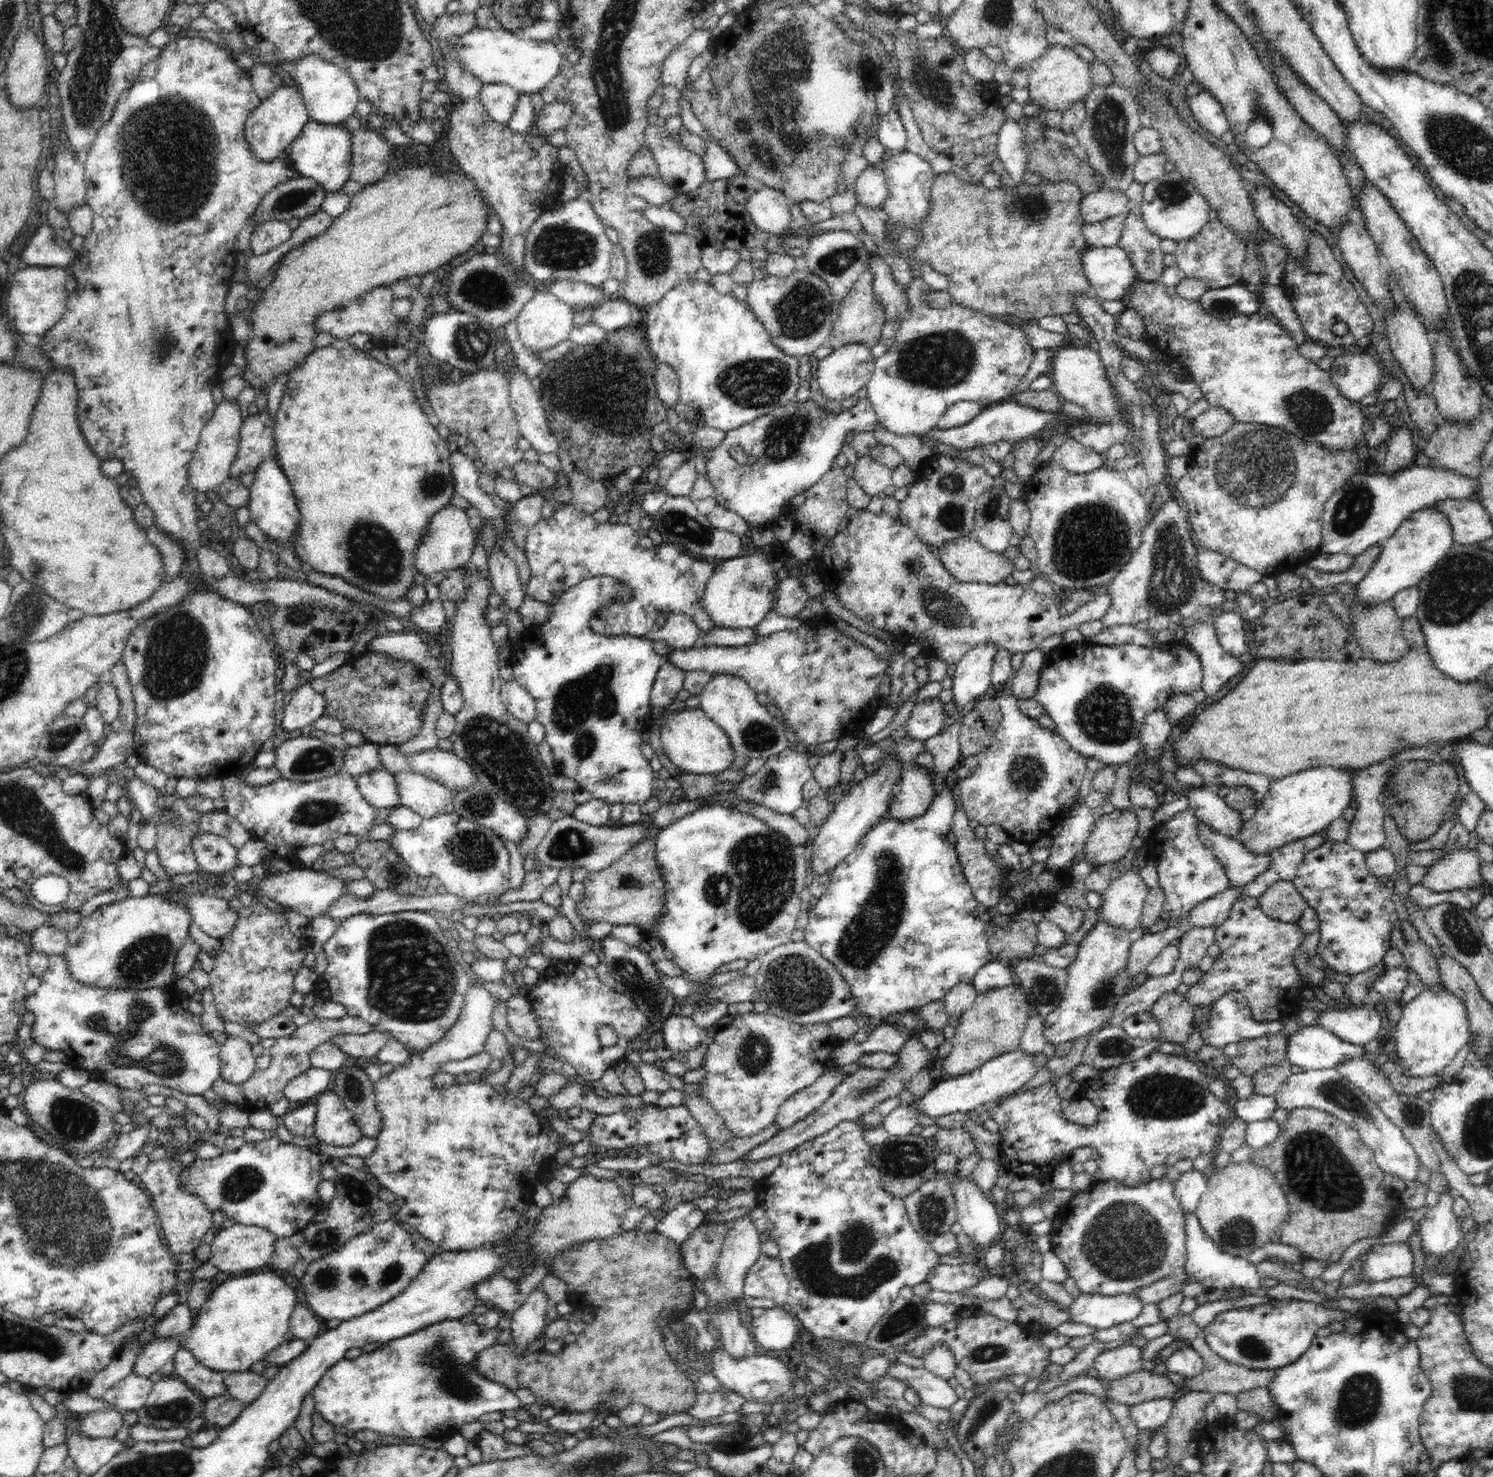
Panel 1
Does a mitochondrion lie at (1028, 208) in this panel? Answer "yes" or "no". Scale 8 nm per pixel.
yes

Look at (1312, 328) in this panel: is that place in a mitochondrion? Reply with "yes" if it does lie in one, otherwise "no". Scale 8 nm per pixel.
no

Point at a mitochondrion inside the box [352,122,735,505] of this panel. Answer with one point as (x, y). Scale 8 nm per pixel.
(561, 246)

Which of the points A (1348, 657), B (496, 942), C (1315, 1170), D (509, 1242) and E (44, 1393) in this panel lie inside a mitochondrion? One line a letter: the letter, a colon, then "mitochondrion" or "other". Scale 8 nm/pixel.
A: other
B: other
C: mitochondrion
D: other
E: other

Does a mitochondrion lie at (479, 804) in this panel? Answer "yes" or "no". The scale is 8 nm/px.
yes

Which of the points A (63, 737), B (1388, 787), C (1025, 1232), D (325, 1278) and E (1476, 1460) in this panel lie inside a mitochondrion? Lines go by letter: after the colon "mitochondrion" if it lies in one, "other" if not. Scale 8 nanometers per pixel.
A: mitochondrion
B: other
C: other
D: mitochondrion
E: other

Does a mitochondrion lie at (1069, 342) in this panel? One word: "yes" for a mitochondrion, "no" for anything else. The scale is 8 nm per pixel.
no

